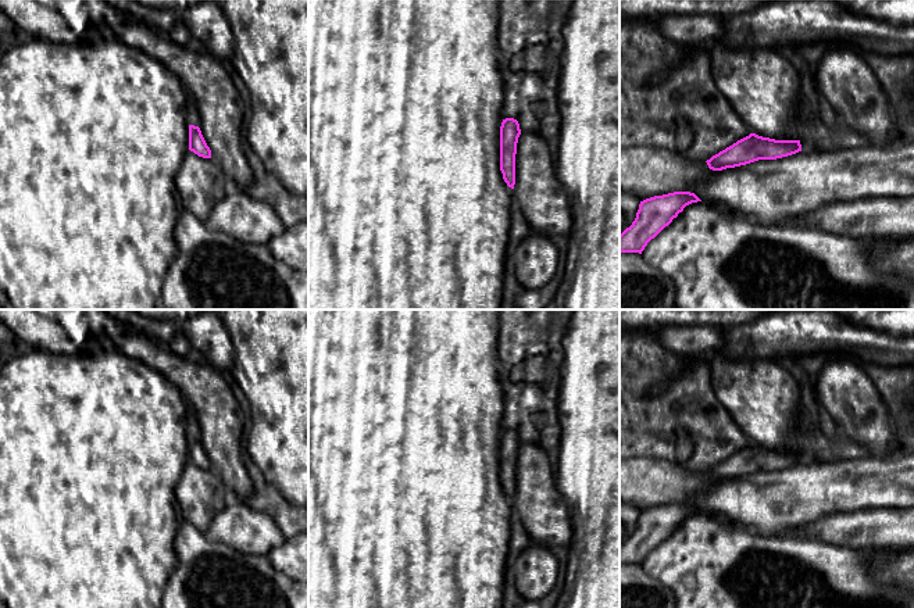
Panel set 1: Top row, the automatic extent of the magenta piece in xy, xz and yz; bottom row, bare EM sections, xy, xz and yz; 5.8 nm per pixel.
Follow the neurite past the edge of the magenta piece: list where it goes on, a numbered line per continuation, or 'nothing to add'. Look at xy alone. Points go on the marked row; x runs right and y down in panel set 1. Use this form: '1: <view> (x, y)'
1: xy (192, 113)

